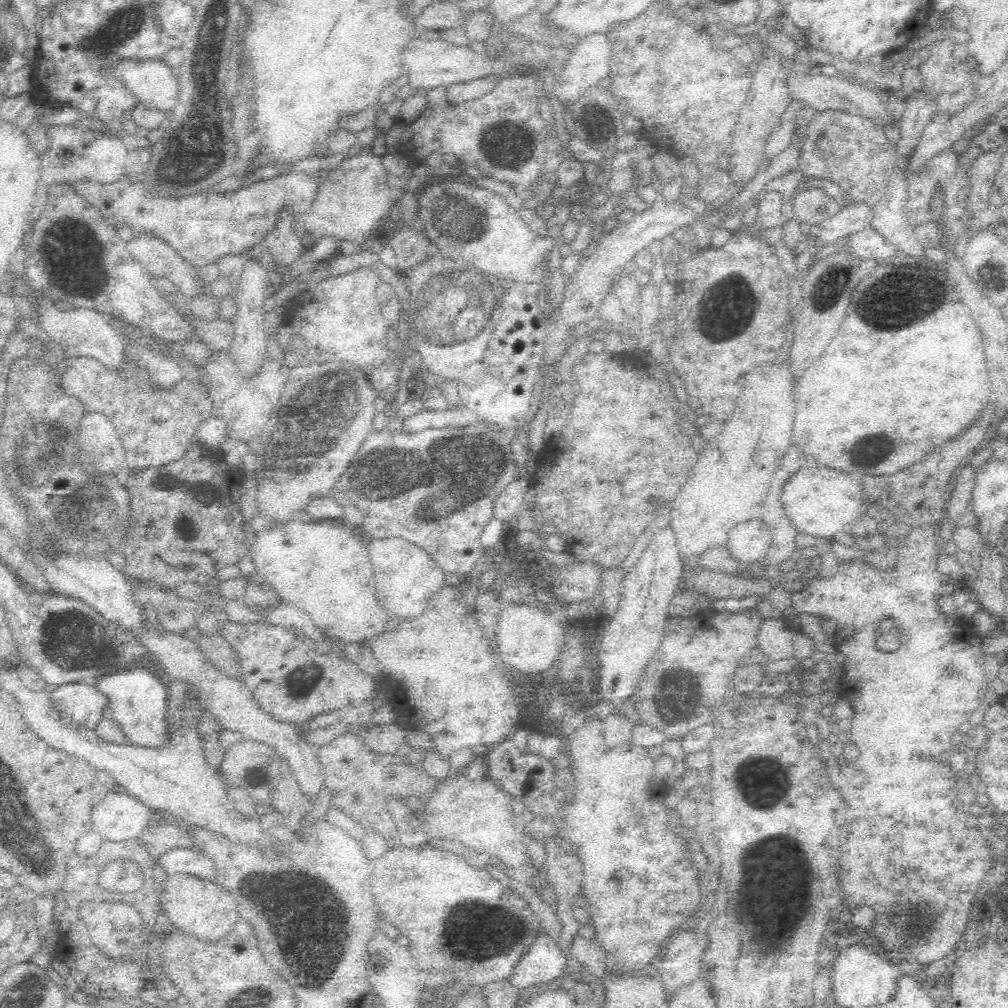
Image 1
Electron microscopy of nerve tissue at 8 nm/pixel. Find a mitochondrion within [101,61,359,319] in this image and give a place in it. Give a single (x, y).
(199, 141)

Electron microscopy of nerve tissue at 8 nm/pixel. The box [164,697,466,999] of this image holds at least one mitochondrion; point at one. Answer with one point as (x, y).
(309, 915)

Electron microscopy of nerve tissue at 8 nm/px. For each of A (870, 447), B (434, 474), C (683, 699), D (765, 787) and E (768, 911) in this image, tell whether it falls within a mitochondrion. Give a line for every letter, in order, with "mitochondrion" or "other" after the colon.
A: mitochondrion
B: mitochondrion
C: mitochondrion
D: mitochondrion
E: mitochondrion

